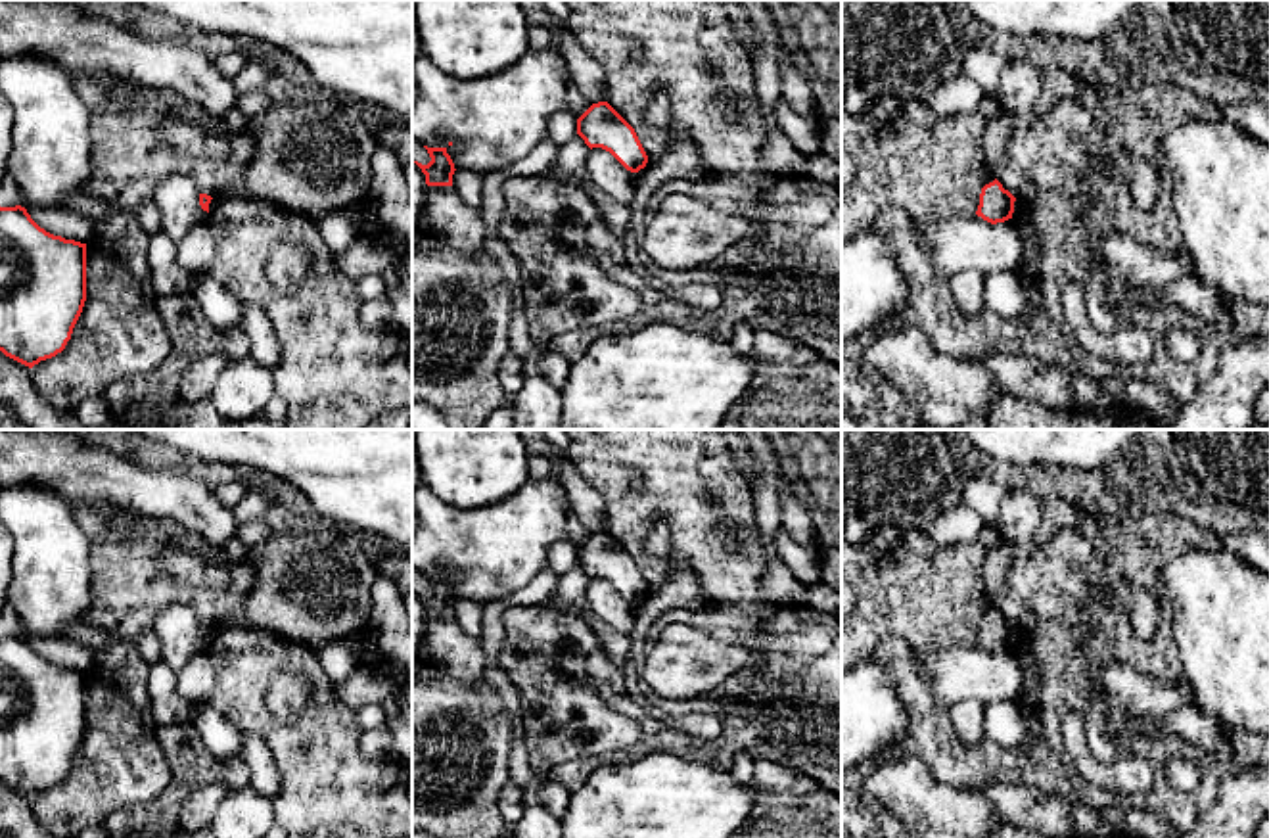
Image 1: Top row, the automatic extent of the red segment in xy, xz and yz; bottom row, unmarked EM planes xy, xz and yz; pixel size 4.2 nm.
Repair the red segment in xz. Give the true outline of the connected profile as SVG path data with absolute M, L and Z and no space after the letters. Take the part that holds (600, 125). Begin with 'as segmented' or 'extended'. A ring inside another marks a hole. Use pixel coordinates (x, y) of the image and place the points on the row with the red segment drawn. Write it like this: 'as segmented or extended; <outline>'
as segmented; M608 102L592 104L577 119L577 134L590 150L610 151L631 173L638 173L648 163L634 128Z

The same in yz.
as segmented; M995 178L981 188L976 215L991 224L1004 222L1012 219L1014 201L1016 198Z

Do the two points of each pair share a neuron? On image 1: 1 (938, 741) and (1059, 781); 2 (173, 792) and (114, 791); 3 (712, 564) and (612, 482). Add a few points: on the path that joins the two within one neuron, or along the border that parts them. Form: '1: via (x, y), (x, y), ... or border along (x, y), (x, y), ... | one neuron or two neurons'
1: via (969, 766), (1028, 766) | one neuron
2: border along (161, 748), (169, 785), (125, 815) | two neurons
3: via (696, 535), (664, 503), (641, 503) | one neuron

